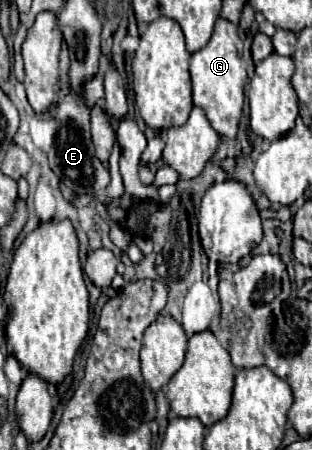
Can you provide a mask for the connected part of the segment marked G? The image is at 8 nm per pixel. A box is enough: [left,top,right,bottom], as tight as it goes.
[190,18,246,138]

